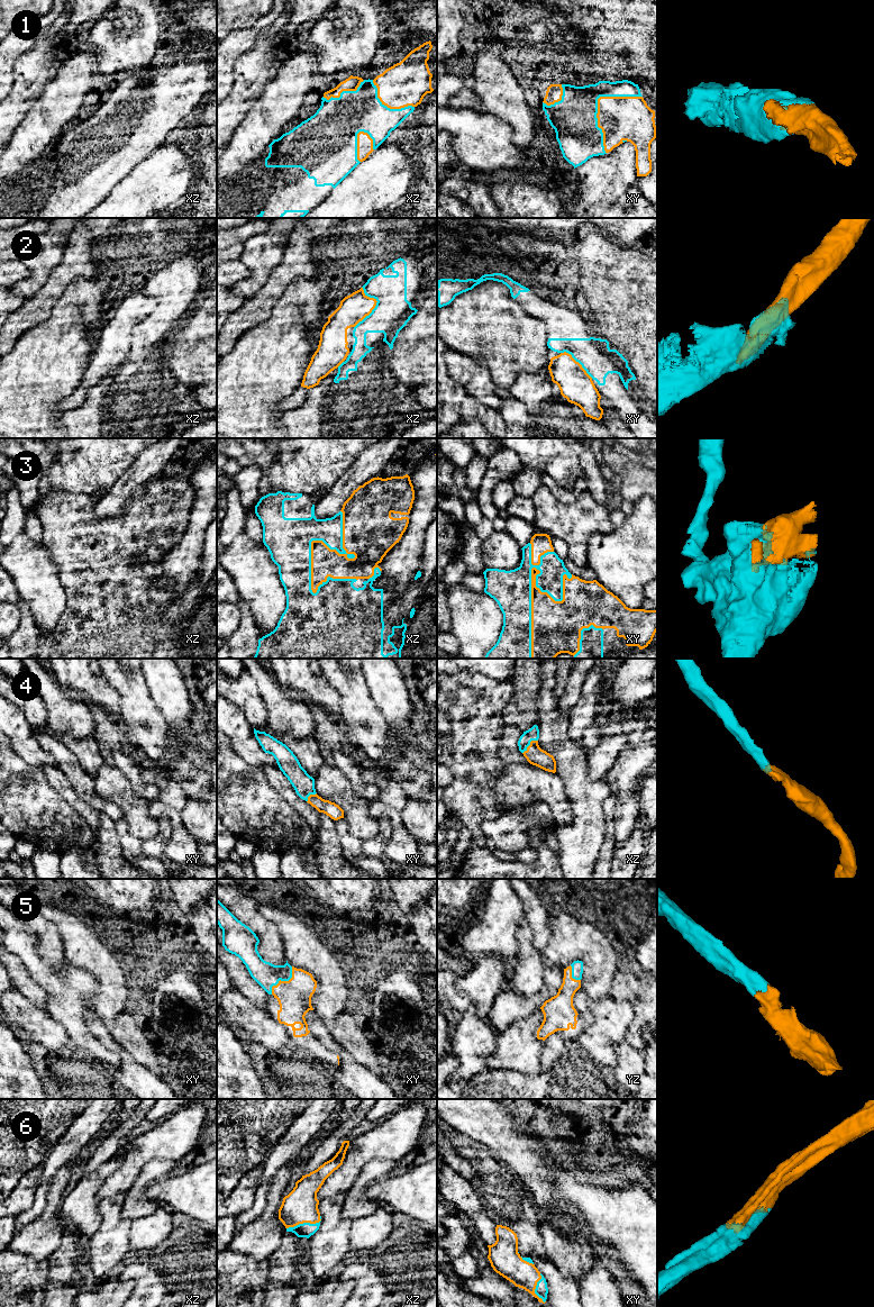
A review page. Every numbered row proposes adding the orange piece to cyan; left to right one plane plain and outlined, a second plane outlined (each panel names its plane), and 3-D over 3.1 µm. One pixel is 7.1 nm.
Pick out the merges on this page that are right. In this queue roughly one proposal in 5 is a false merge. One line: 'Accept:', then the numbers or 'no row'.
Accept: 1, 3, 4, 5, 6

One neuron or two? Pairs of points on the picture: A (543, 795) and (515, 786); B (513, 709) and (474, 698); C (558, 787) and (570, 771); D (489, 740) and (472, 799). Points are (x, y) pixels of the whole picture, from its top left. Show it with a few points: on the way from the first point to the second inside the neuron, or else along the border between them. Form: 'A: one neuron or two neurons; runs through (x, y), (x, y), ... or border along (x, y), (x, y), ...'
A: one neuron; runs through (536, 795), (521, 791)
B: two neurons; border along (511, 681), (512, 695), (502, 714), (504, 724)
C: two neurons; border along (555, 772), (563, 782), (570, 807)
D: one neuron; runs through (481, 754), (475, 762), (473, 784)

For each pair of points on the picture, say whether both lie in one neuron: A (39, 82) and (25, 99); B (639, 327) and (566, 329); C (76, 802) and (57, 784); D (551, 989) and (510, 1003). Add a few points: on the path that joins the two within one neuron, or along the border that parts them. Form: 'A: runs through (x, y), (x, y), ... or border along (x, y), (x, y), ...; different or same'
A: runs through (35, 87), (27, 94); same
B: border along (606, 338), (609, 342); different
C: runs through (72, 798), (62, 788); same
D: runs through (540, 997), (534, 1003), (520, 1003); same

